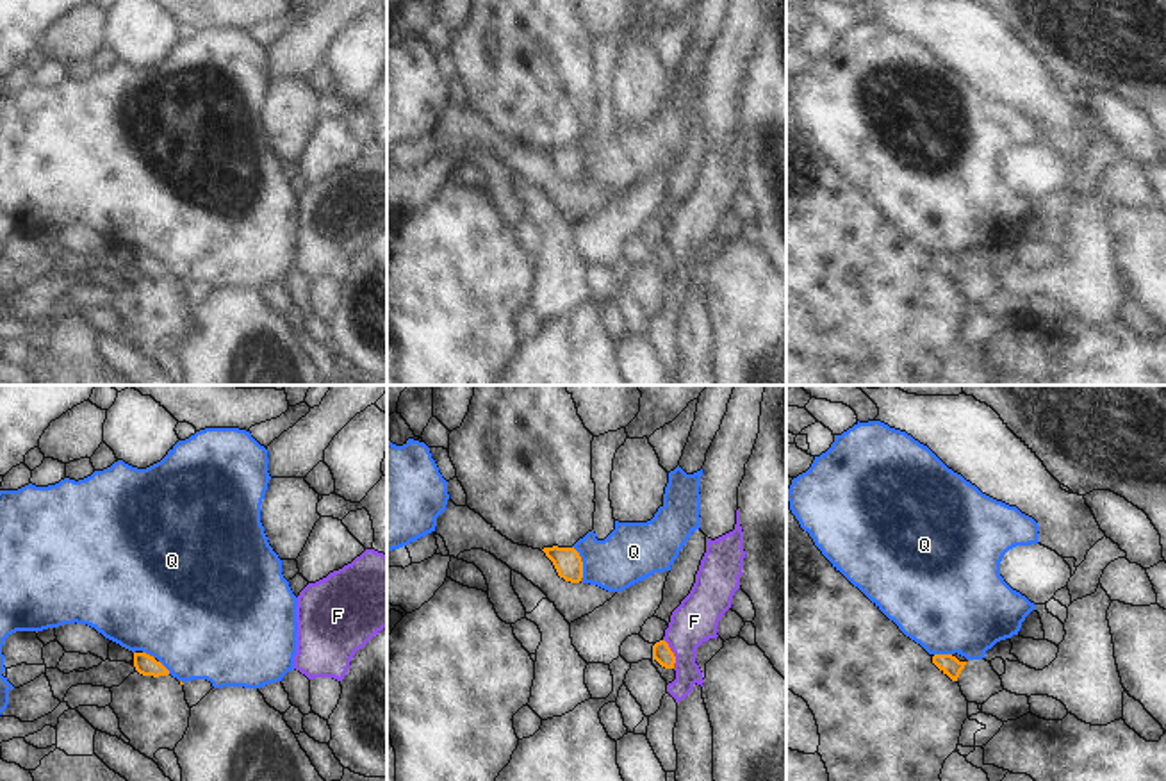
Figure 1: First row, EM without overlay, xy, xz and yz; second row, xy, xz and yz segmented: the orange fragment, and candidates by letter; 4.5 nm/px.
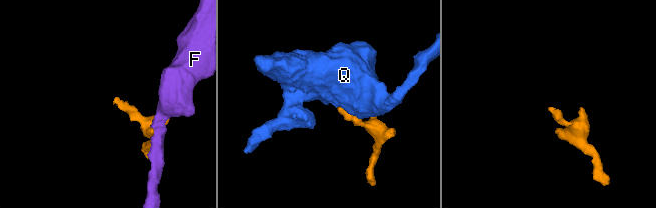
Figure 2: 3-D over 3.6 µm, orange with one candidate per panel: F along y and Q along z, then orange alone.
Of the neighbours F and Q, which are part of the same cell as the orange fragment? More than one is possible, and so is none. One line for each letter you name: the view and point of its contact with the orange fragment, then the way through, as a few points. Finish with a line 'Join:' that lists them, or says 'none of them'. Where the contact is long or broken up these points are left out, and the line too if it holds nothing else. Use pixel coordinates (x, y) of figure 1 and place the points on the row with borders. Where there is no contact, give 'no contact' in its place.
Join: none of them

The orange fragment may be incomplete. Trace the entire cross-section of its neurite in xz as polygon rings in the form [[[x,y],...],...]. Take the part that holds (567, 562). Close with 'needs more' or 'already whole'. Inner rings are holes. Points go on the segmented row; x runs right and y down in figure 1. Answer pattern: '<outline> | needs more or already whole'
[[[544,547],[546,556],[553,562],[560,578],[579,583],[583,578],[583,562],[574,547]]] | already whole

